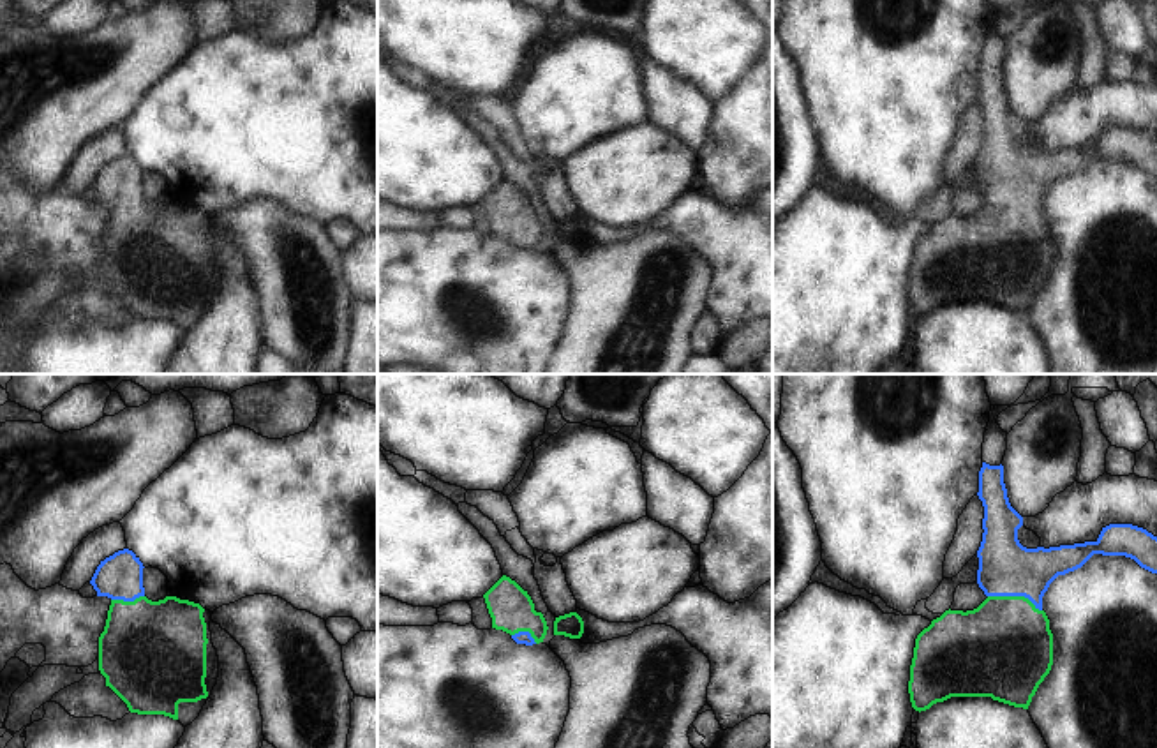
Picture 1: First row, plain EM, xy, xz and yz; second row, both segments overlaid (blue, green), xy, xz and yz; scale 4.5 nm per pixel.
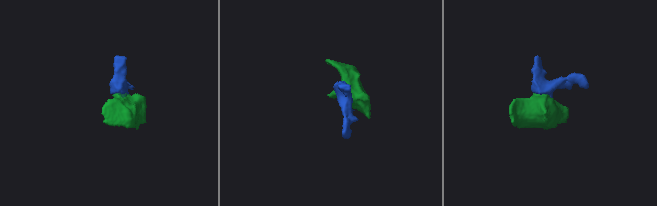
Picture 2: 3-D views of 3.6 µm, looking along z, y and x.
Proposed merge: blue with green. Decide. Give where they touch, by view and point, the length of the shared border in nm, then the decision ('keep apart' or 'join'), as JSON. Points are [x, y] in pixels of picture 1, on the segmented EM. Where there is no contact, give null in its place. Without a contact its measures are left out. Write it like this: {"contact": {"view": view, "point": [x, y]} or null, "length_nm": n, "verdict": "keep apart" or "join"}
{"contact": {"view": "yz", "point": [1015, 595]}, "length_nm": 260, "verdict": "join"}

